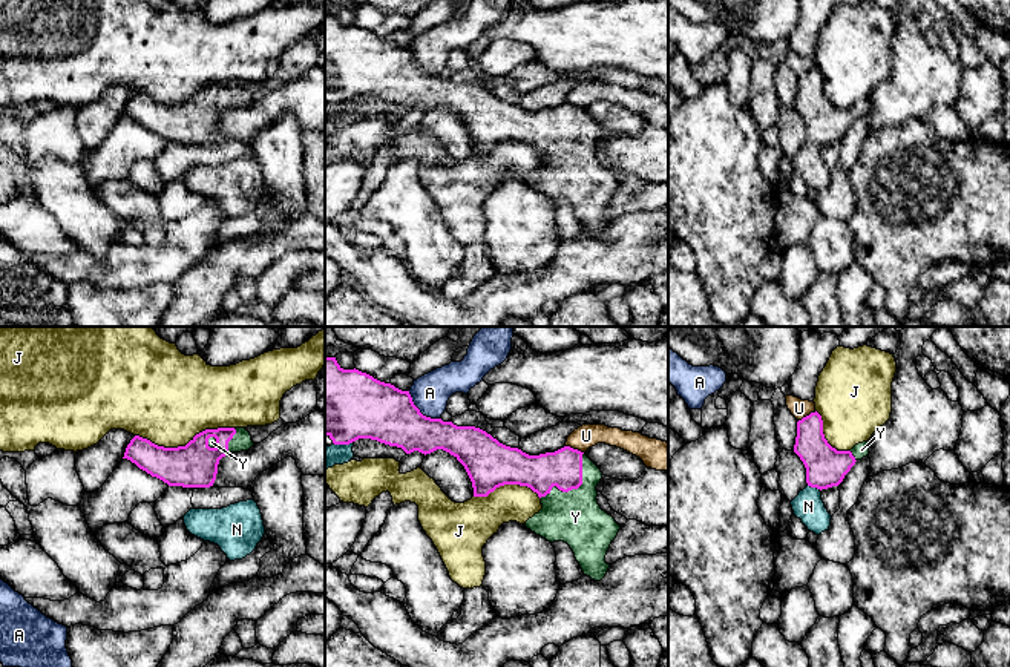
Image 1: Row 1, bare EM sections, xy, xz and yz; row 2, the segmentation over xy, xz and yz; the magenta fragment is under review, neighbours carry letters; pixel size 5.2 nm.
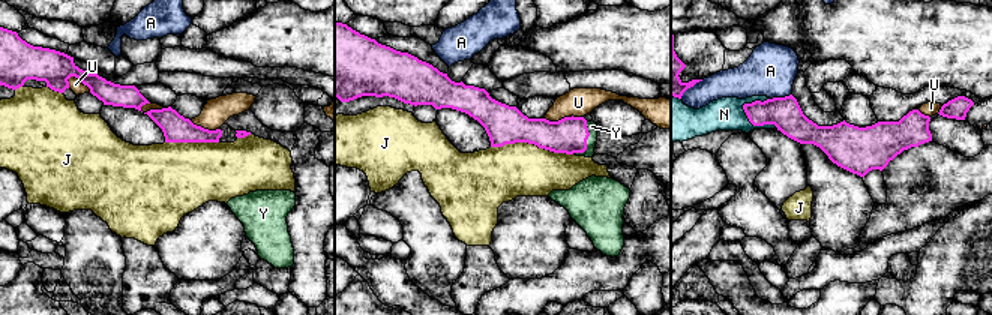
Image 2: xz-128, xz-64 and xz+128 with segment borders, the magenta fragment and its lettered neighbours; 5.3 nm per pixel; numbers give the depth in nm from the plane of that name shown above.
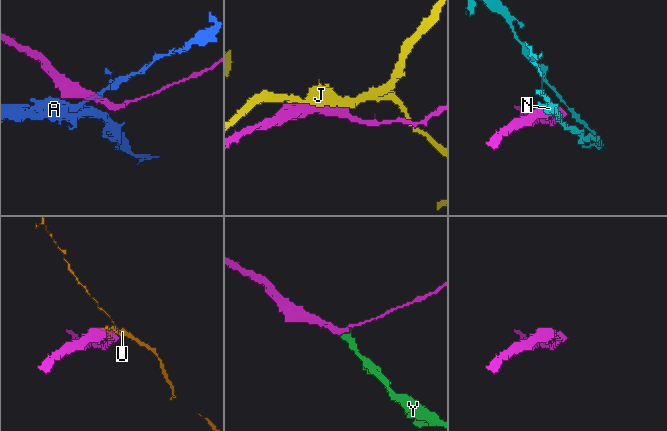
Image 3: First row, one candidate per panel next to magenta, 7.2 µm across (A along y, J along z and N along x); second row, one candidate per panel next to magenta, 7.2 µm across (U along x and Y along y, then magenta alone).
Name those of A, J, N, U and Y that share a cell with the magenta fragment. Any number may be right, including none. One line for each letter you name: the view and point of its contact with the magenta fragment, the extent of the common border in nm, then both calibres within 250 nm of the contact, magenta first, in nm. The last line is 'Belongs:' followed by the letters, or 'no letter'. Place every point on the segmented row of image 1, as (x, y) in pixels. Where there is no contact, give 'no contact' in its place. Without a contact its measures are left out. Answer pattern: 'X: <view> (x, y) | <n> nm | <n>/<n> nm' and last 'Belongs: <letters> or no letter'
Y: xz (575, 488) | 340 nm | 200/280 nm
Belongs: Y

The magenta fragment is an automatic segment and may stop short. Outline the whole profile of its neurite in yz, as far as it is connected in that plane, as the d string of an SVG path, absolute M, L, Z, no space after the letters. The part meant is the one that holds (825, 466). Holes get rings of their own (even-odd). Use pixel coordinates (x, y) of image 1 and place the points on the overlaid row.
M815 411L797 422L794 452L806 468L808 486L821 491L838 486L855 462L869 455L869 442L837 451L825 439L821 416Z

